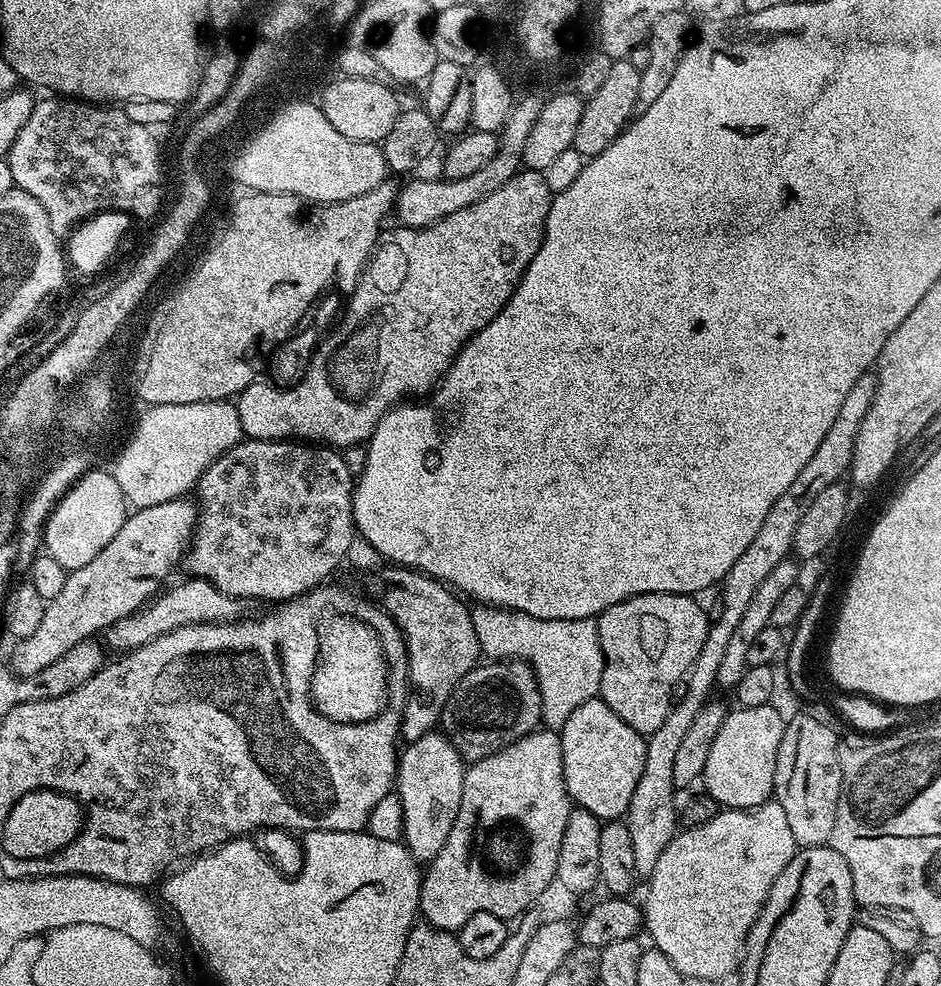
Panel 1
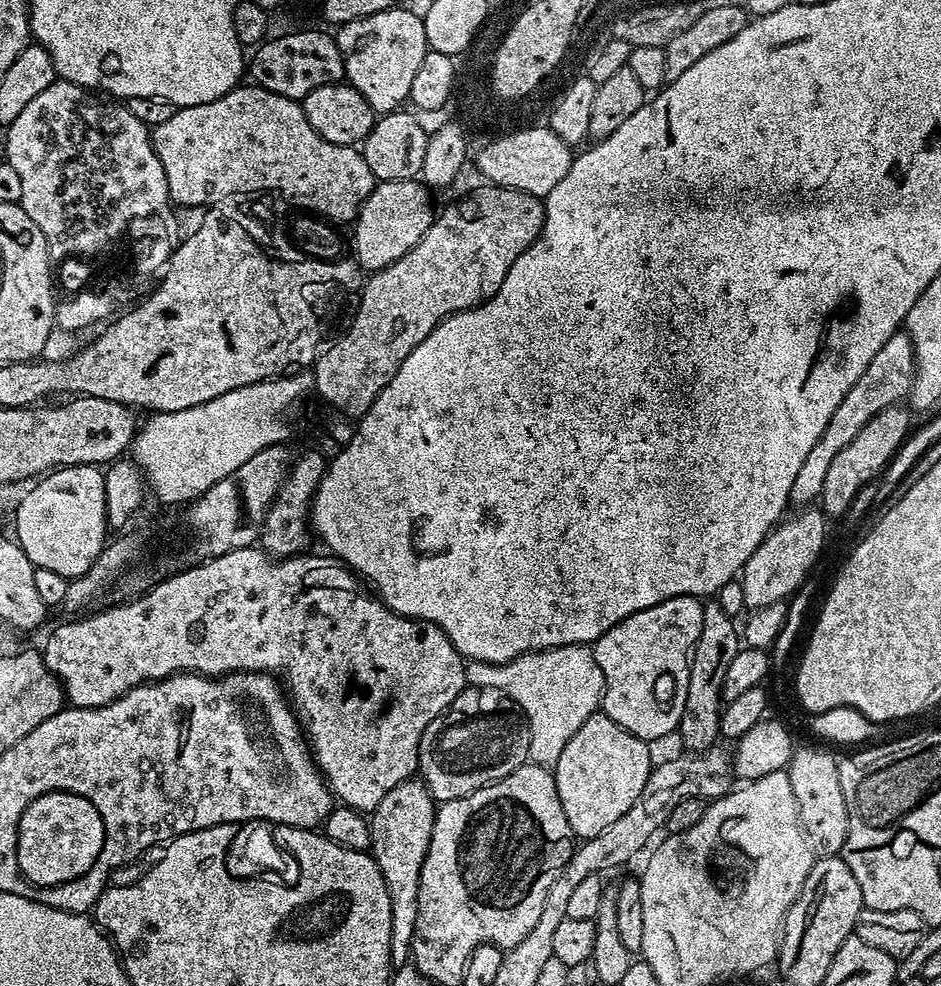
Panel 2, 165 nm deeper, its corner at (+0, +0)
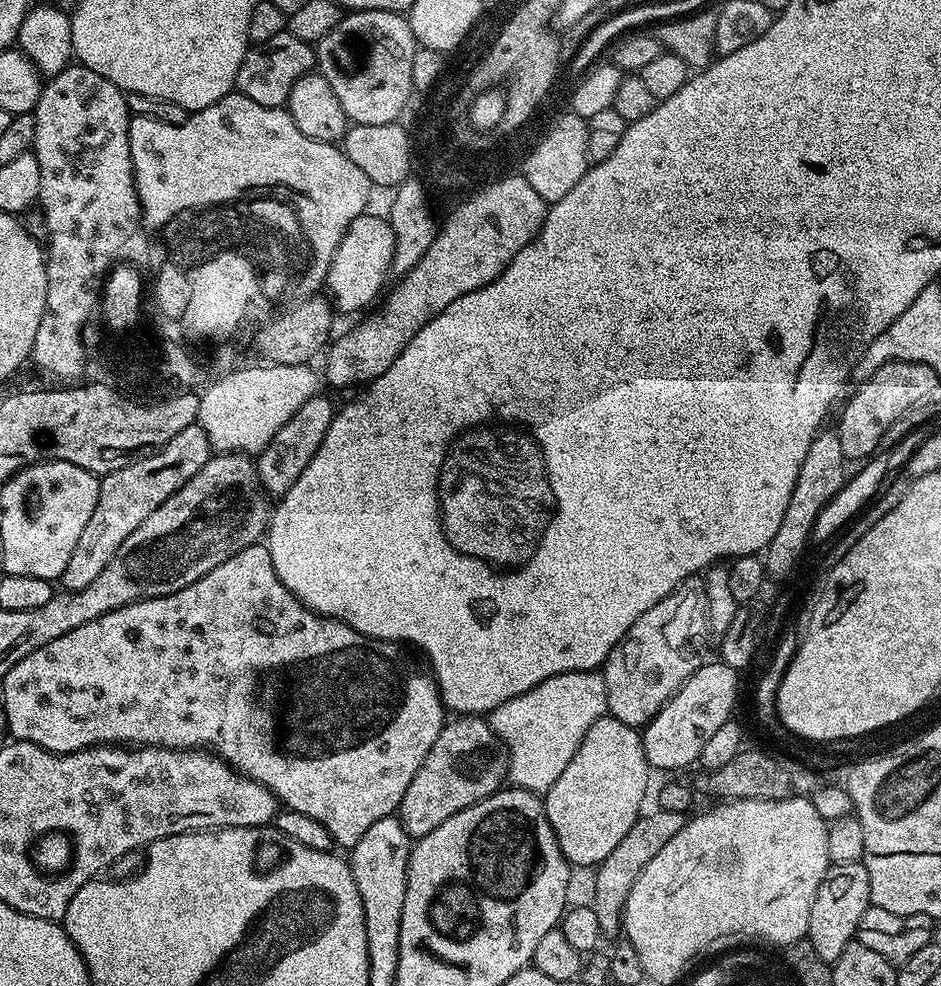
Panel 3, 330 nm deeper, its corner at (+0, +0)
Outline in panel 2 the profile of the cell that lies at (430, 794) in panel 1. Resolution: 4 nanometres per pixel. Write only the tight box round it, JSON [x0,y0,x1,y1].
[370,780,437,969]

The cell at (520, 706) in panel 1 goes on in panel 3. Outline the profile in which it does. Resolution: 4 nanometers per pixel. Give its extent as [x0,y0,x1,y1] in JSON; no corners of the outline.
[398,714,508,838]

